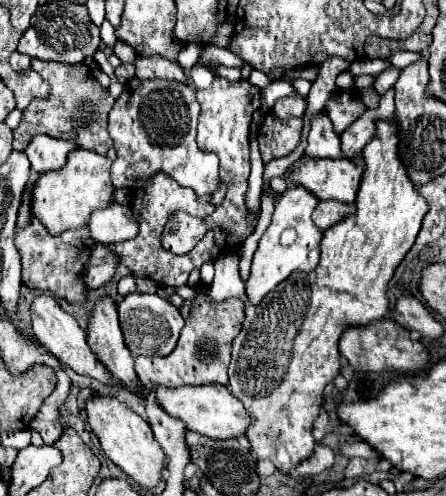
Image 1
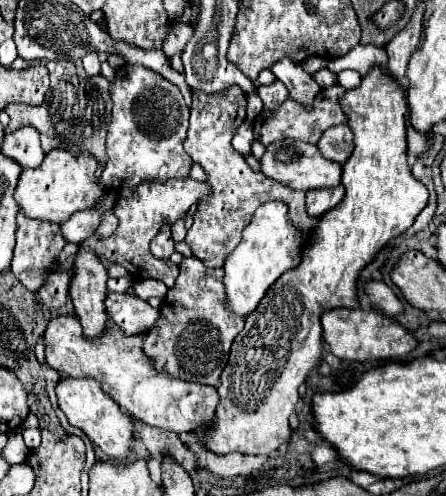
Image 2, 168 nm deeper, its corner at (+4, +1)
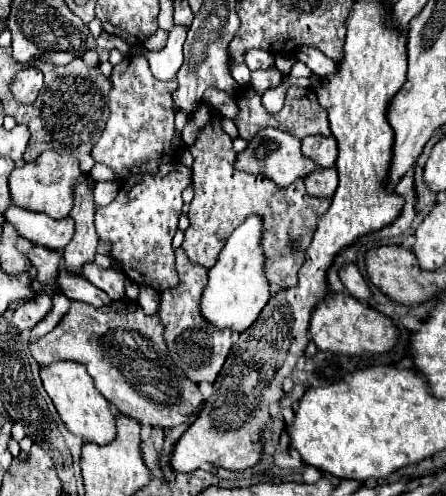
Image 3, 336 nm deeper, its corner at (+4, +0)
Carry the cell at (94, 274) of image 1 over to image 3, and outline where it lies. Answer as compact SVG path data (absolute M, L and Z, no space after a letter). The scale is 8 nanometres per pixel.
M42 291L36 293L32 299L24 301L20 307L16 307L10 321L18 331L24 333L30 331L38 321L42 321L50 309L52 309L52 297L48 295L48 291Z

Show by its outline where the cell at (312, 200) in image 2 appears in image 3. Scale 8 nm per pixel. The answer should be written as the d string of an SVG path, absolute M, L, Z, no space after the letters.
M334 167L320 169L320 171L314 171L312 175L308 175L308 179L304 179L304 183L306 183L306 191L310 197L330 199L338 187L338 175L336 175Z

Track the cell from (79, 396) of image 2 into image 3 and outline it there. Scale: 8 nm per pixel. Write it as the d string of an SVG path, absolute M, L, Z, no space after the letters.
M74 361L52 363L40 369L40 377L46 393L50 395L60 419L64 421L70 433L82 437L86 443L88 441L96 445L112 443L112 439L116 437L116 417L110 411L110 403L96 391L92 377L88 375L82 363L74 363Z

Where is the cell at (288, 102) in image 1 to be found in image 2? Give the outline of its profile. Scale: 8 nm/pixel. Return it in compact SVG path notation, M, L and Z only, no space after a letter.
M272 82L268 86L258 86L258 96L262 98L262 102L268 110L276 110L276 106L280 106L280 102L284 102L284 98L288 98L288 90L280 82Z

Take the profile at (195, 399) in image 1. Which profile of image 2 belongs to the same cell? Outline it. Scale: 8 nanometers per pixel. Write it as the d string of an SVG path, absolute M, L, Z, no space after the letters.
M76 314L58 316L48 324L44 332L46 364L58 374L96 378L106 394L112 396L112 400L122 410L154 428L182 434L190 430L200 430L210 424L218 406L216 388L192 384L156 370L154 362L144 354L142 340L144 334L126 336L114 324L114 320L108 320L108 328L102 332L100 338L84 338Z

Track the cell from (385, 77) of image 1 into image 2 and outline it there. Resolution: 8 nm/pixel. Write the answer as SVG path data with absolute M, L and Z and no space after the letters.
M344 70L344 72L338 72L336 74L336 84L344 86L346 90L352 90L360 84L360 74L354 72L354 70Z

